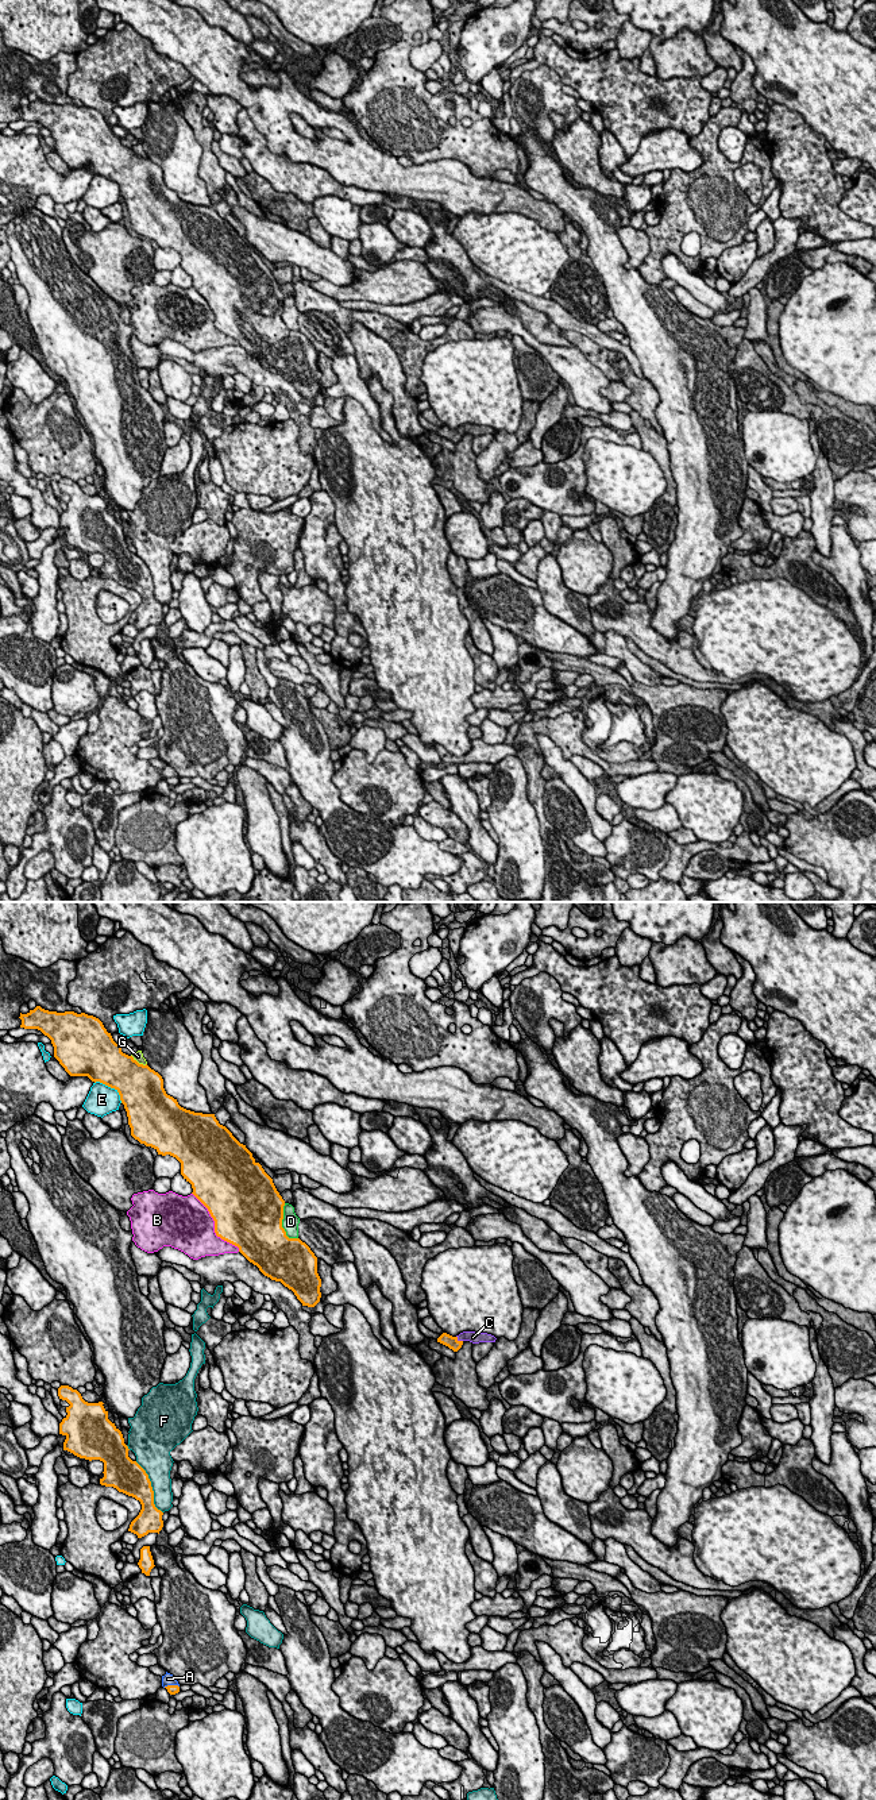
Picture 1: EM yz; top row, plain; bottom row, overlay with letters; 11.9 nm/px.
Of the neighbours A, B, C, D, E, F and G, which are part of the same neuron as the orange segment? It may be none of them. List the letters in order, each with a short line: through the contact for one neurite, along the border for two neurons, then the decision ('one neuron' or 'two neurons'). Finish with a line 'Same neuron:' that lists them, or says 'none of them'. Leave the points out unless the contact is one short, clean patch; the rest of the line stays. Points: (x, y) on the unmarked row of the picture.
A: two neurons
B: two neurons
C: one neuron
D: two neurons
E: two neurons
F: two neurons
G: two neurons
Same neuron: C

